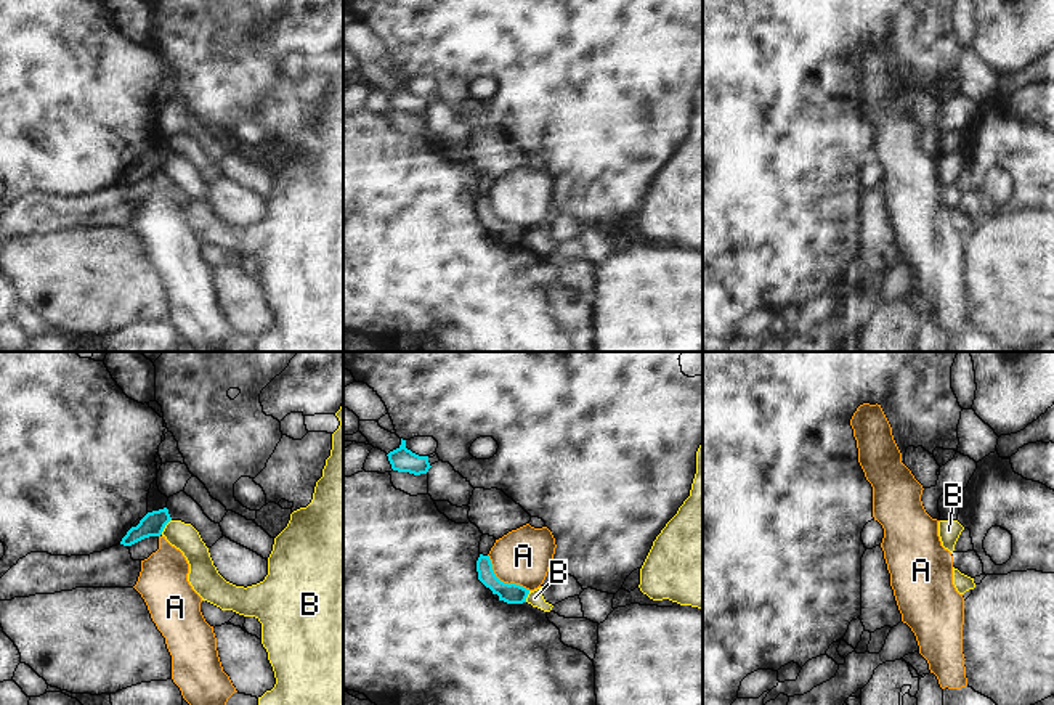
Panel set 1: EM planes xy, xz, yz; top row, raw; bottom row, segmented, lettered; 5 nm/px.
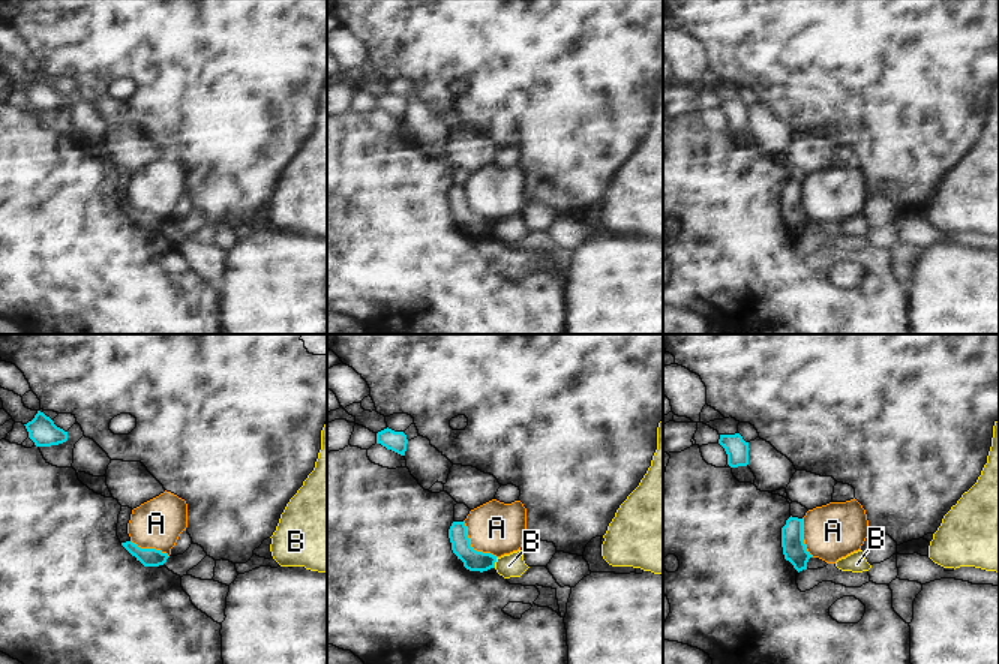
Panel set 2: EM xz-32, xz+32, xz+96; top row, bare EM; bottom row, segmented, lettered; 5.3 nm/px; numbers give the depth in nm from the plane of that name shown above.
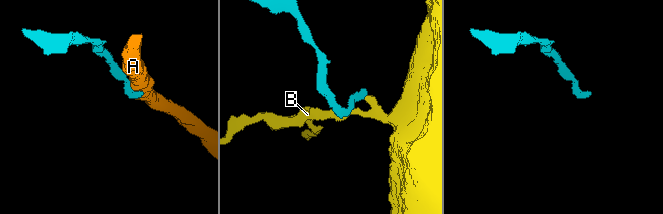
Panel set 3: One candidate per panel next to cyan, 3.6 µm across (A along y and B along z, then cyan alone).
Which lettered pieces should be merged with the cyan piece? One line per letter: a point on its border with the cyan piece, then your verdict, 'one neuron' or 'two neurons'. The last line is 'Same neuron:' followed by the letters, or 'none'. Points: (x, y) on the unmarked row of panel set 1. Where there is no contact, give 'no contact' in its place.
A: xz (502, 222) | two neurons
B: xy (164, 167) | two neurons
Same neuron: none

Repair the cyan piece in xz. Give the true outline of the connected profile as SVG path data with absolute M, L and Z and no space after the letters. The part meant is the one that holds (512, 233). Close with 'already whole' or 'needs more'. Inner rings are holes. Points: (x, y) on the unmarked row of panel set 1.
M480 194L476 201L478 220L493 231L493 234L499 236L499 241L507 244L523 244L529 234L529 230L515 225L501 222L494 210L489 196Z; already whole

